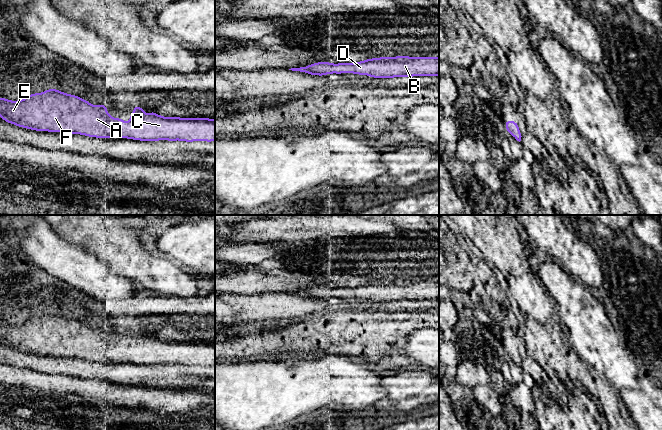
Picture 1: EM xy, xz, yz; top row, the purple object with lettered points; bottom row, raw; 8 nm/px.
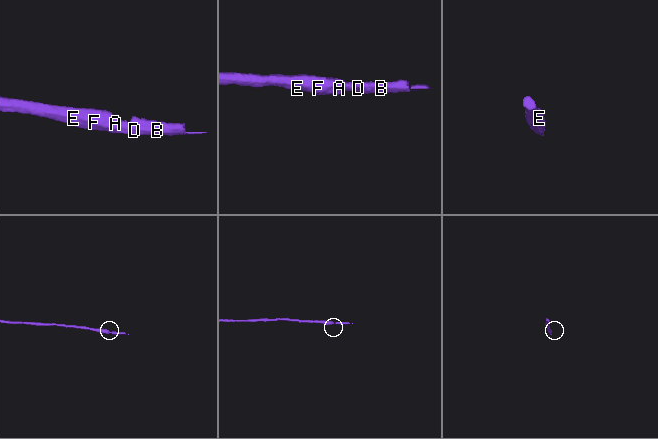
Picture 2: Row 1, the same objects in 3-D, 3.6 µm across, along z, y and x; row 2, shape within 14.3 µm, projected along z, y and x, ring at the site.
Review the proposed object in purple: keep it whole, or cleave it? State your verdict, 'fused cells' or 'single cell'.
single cell

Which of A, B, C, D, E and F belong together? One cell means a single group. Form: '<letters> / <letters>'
A B C D E F

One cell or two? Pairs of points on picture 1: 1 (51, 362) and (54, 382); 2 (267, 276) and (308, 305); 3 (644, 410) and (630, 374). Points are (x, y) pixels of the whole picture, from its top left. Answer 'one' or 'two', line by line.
1: two
2: two
3: two

